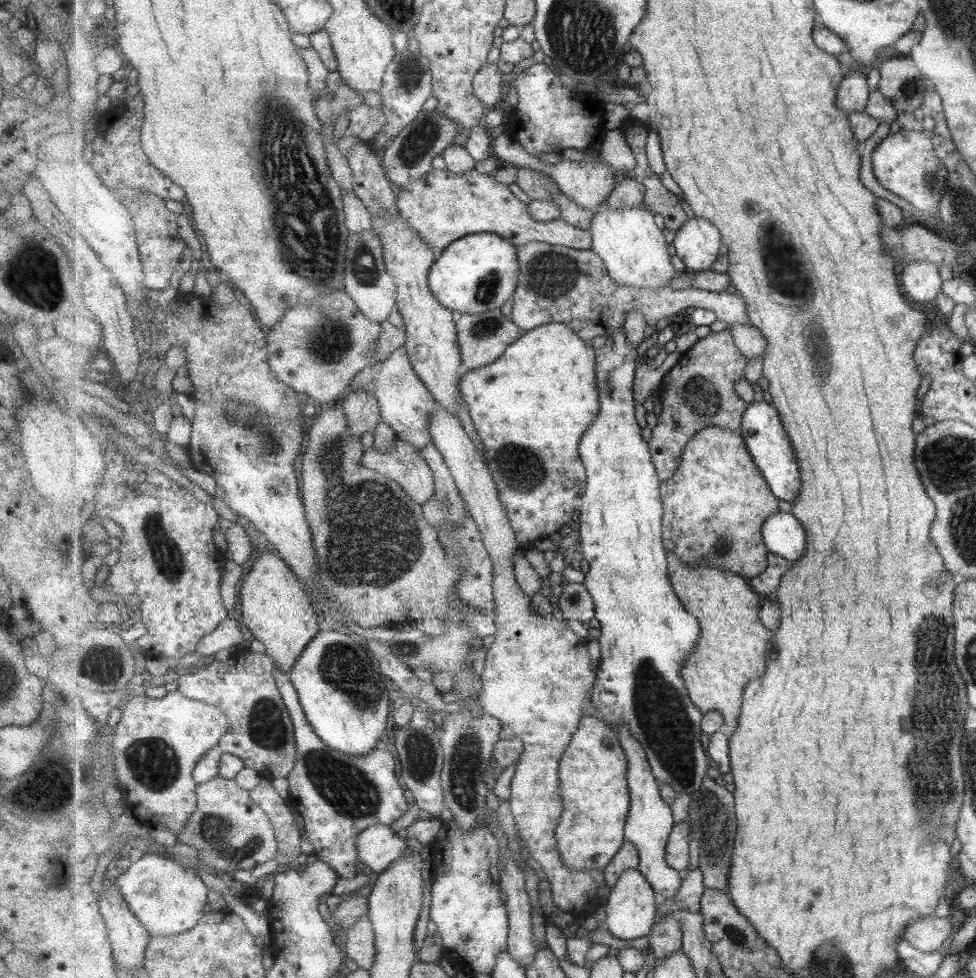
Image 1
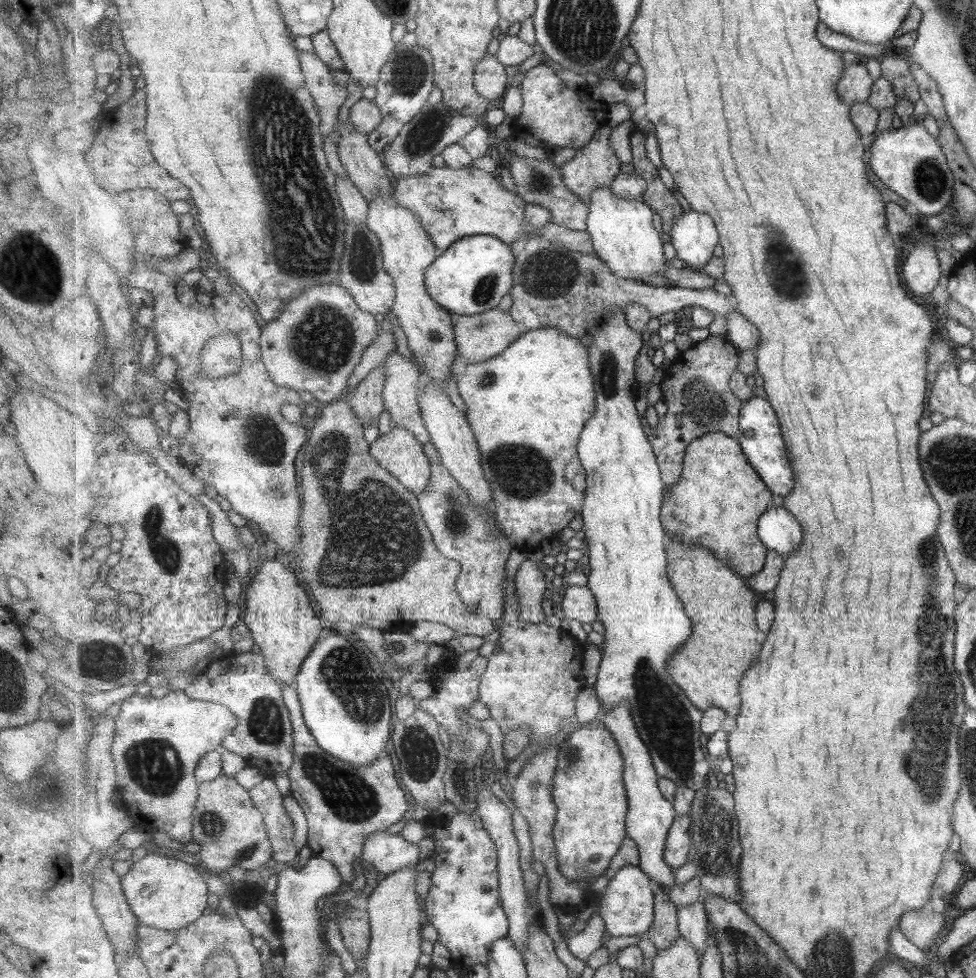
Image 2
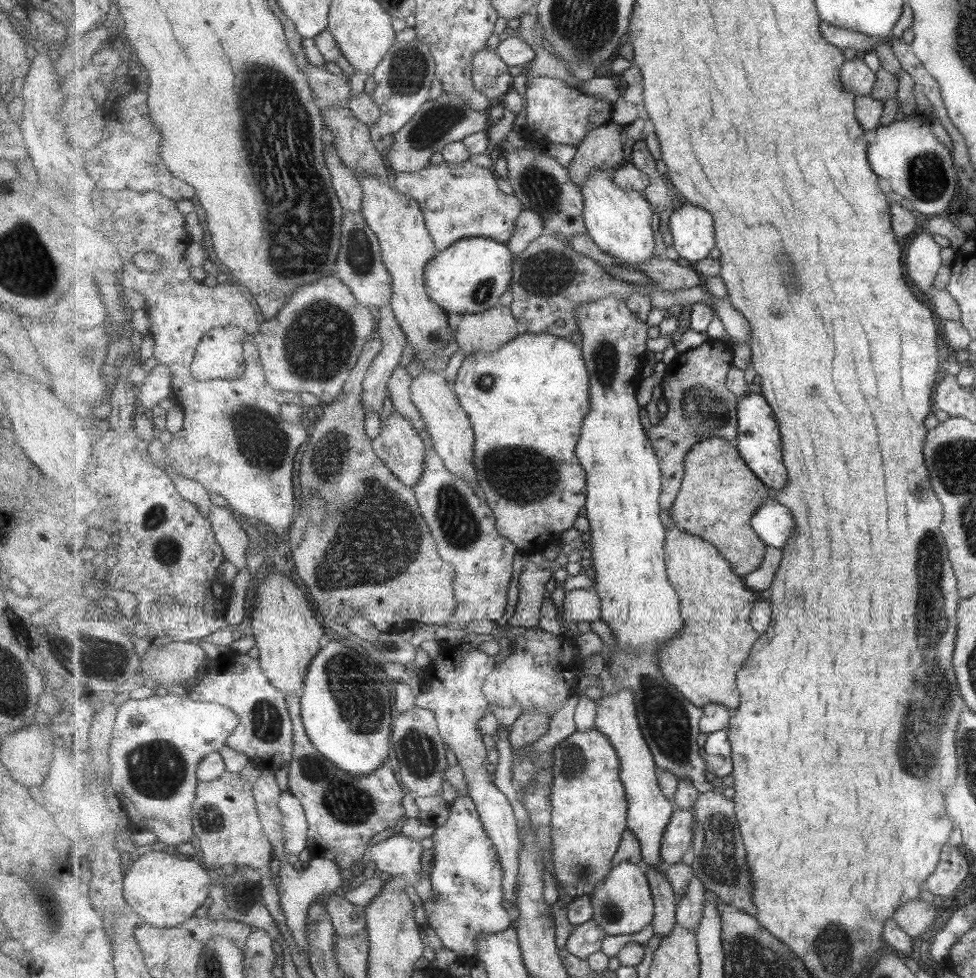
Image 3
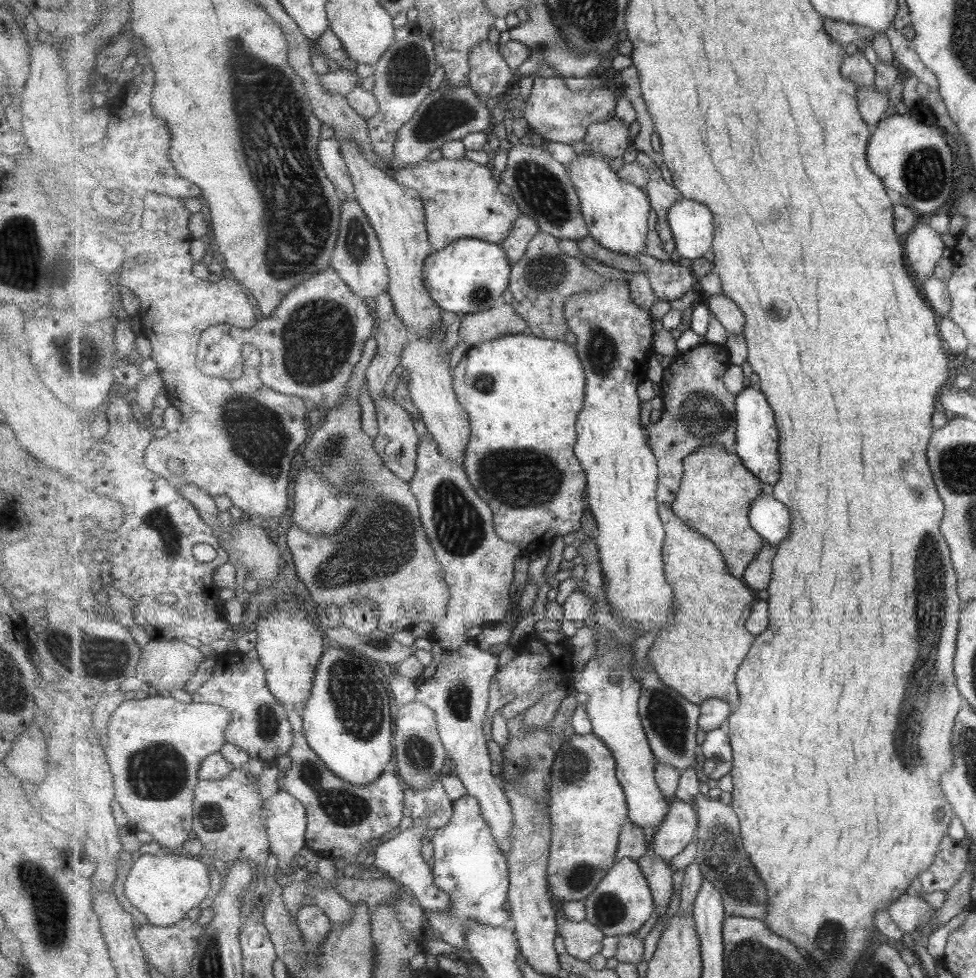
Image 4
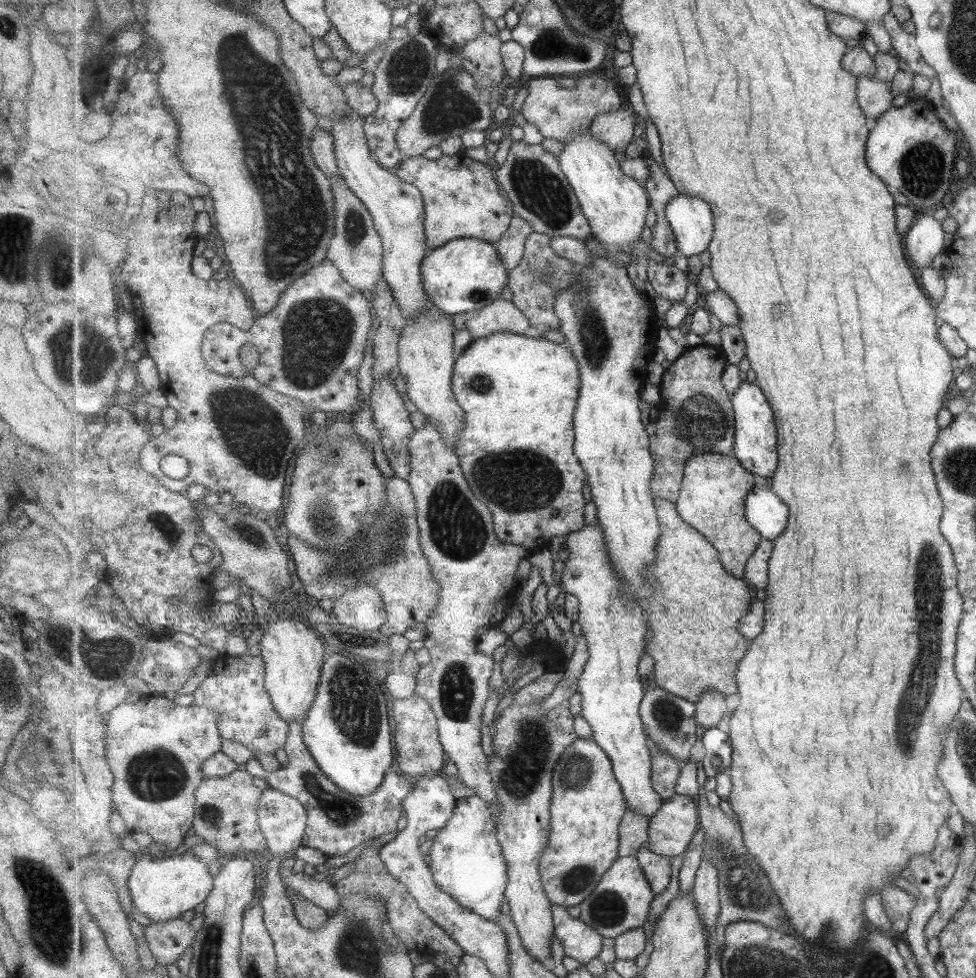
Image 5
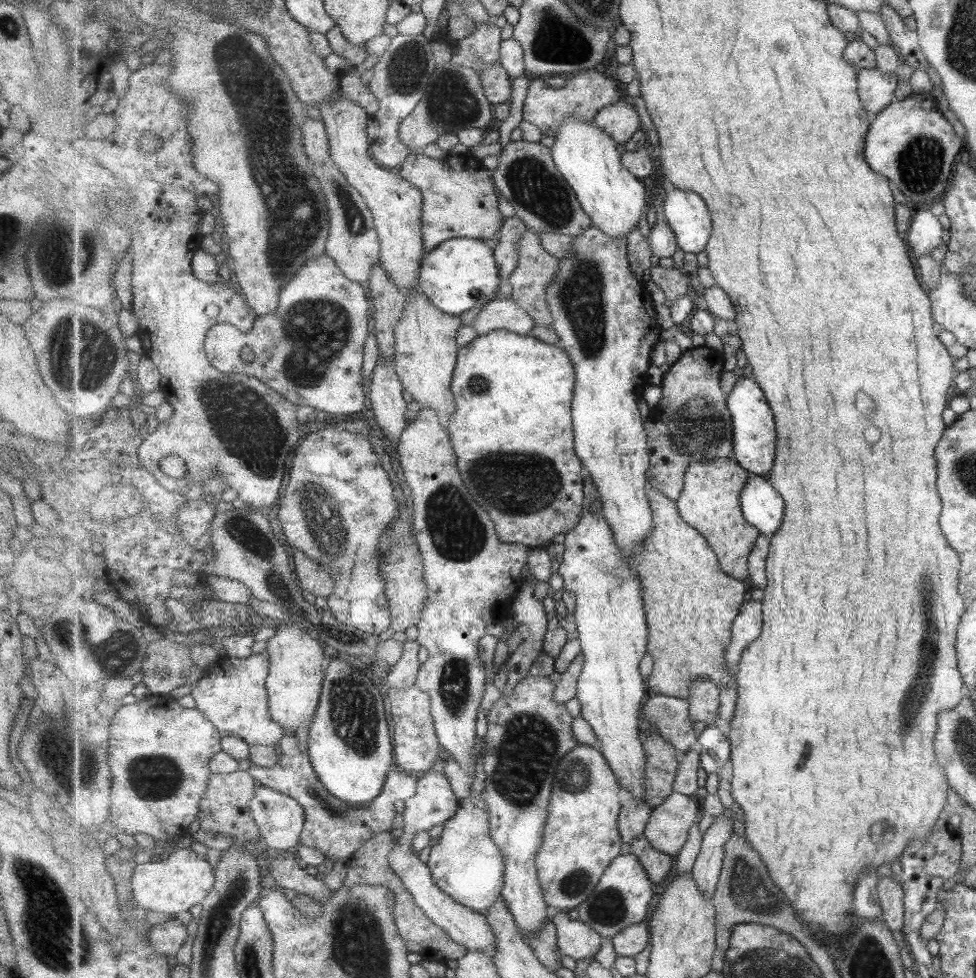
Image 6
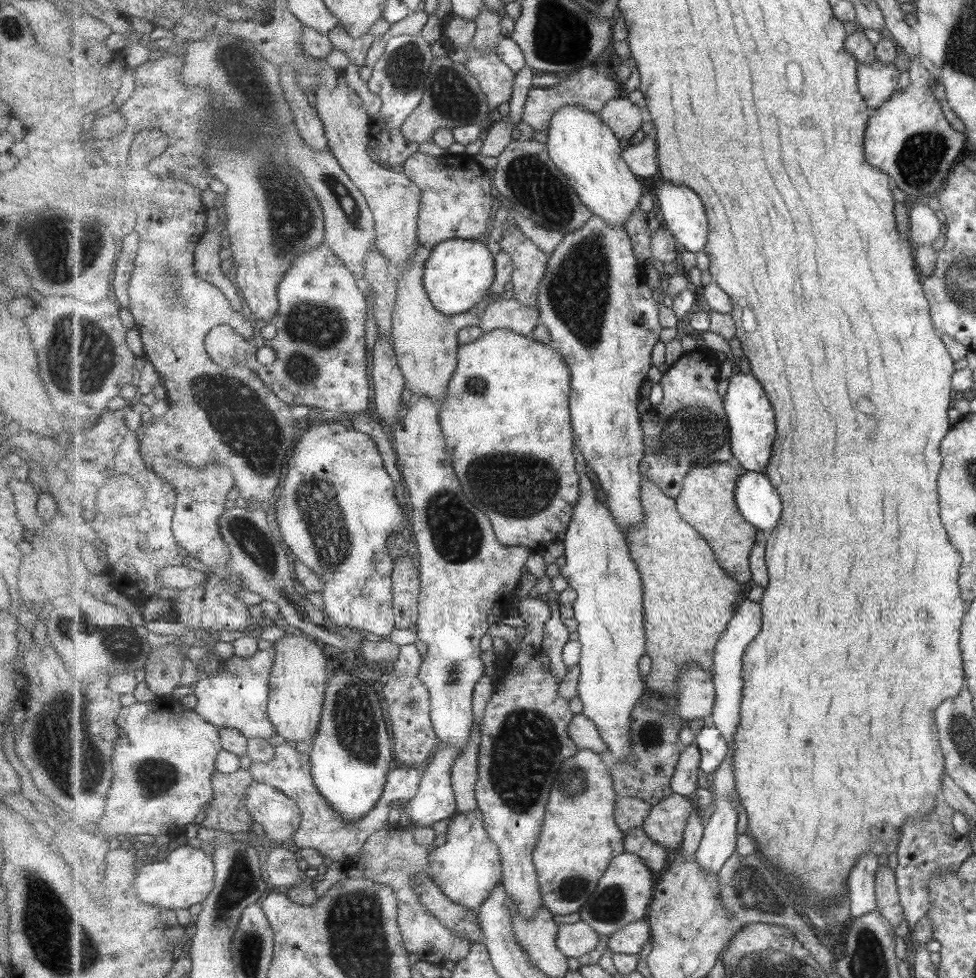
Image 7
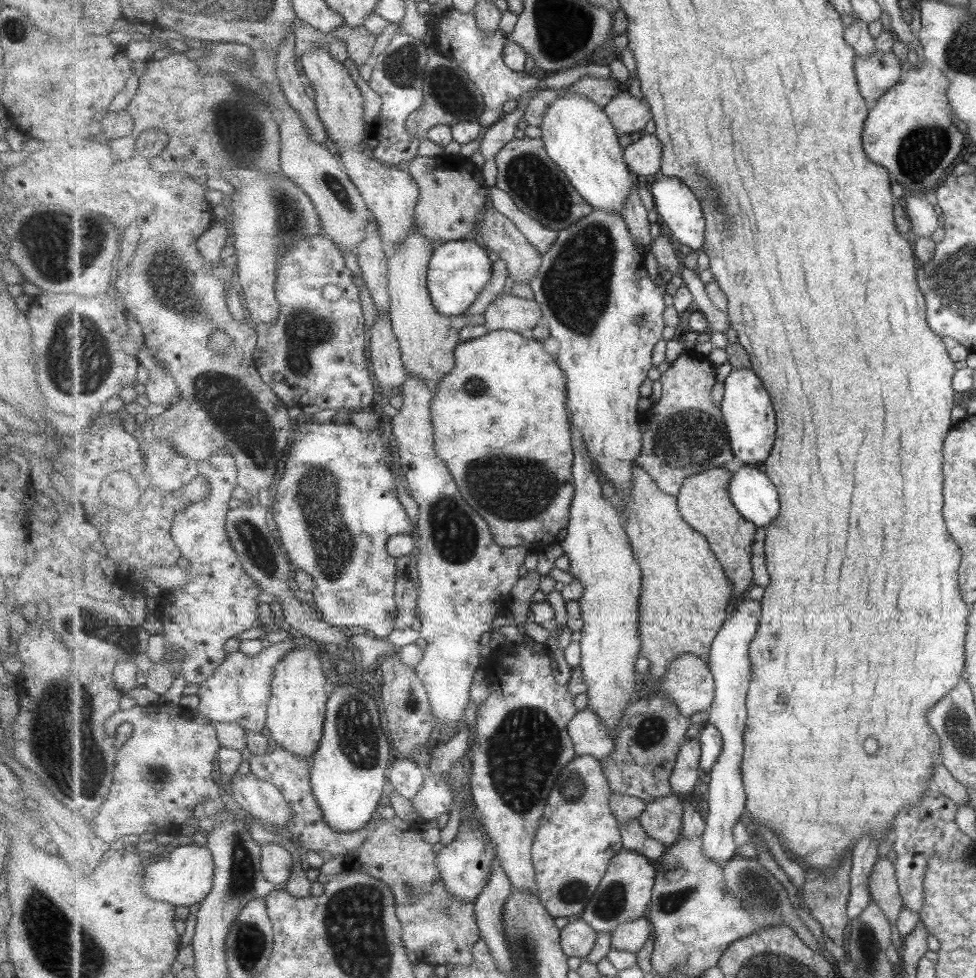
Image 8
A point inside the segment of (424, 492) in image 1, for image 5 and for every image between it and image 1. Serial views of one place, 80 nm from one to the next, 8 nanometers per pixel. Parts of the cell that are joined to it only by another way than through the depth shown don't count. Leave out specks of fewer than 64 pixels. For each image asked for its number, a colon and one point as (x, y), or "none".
2: (399, 451)
3: (401, 447)
4: (397, 442)
5: (393, 420)

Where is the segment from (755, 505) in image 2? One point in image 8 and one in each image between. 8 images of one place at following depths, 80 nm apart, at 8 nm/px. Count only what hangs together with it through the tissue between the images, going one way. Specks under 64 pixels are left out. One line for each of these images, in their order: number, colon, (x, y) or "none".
3: (720, 495)
4: (717, 493)
5: (715, 487)
6: (711, 501)
7: (708, 502)
8: (705, 501)

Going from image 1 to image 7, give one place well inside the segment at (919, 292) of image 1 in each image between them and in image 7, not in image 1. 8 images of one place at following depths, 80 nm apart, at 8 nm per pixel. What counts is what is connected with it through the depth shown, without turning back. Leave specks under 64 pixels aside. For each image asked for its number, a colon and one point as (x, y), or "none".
2: (920, 270)
3: (921, 260)
4: (923, 248)
5: (924, 240)
6: (924, 234)
7: (924, 228)

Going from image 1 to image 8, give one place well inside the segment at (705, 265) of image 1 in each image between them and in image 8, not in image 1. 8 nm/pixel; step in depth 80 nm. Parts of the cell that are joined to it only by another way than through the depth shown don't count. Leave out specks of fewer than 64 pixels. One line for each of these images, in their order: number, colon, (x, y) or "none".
2: (695, 236)
3: (694, 229)
4: (693, 224)
5: (692, 218)
6: (688, 214)
7: (685, 214)
8: (679, 210)

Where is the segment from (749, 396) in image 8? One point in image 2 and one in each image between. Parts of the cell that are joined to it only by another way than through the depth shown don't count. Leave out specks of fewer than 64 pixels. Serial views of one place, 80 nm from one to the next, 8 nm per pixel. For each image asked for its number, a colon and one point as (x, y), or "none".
2: (761, 437)
3: (759, 440)
4: (758, 439)
5: (756, 447)
6: (755, 435)
7: (752, 415)

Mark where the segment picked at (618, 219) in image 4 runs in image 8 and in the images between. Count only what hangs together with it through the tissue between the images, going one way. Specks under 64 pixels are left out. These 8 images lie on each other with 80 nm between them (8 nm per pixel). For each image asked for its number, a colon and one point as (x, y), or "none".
5: (616, 206)
6: (588, 157)
7: (589, 153)
8: (579, 136)

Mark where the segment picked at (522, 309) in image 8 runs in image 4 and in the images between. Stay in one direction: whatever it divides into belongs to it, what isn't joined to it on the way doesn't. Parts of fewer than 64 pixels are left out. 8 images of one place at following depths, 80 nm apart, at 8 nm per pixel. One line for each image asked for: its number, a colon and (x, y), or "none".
4: (476, 328)
5: (502, 316)
6: (500, 314)
7: (511, 314)

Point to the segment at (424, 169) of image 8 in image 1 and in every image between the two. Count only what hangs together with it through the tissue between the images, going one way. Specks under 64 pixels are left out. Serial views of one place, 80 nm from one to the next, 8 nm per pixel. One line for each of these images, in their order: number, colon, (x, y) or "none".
1: (441, 207)
2: (452, 204)
3: (459, 201)
4: (462, 198)
5: (462, 198)
6: (461, 200)
7: (458, 197)

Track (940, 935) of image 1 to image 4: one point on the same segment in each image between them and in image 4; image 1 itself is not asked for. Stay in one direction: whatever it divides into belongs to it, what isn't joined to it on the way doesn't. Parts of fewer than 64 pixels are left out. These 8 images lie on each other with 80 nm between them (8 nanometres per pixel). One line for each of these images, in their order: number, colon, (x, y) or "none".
2: (921, 927)
3: (915, 917)
4: (907, 910)

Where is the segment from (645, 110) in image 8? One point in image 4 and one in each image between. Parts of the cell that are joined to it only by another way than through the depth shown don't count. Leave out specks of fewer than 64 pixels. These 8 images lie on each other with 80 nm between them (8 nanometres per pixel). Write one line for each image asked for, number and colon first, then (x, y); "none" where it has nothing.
4: (611, 139)
5: (617, 130)
6: (621, 121)
7: (620, 114)

